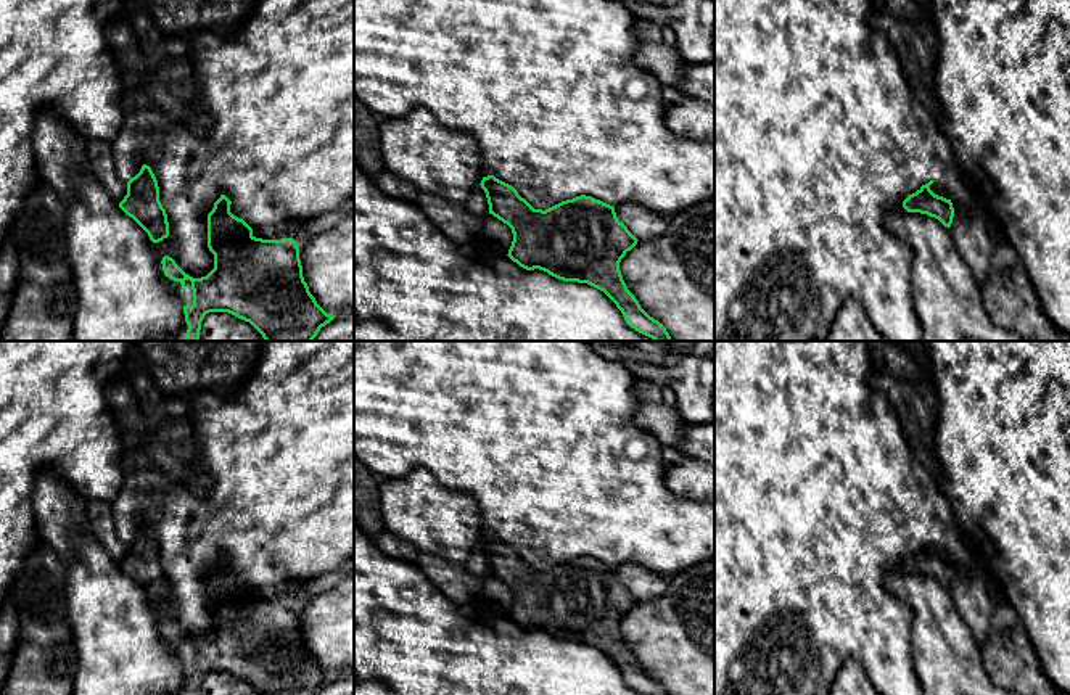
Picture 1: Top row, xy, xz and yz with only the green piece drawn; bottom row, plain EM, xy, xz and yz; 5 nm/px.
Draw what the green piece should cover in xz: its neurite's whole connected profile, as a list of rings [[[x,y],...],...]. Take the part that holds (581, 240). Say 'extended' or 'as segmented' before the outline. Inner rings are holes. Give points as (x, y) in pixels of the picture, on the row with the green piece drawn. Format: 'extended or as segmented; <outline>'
as segmented; [[[494,175],[483,177],[479,185],[489,214],[512,228],[507,256],[513,262],[563,282],[587,283],[616,304],[631,328],[653,341],[673,341],[623,280],[619,262],[639,240],[618,220],[613,206],[581,195],[542,211]]]

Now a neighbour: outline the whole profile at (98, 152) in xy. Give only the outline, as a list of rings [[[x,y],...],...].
[[[93,138],[85,142],[92,172],[117,204],[127,195],[127,182],[116,172],[111,143]]]

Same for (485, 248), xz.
[[[354,161],[354,341],[655,341],[631,328],[616,304],[600,290],[563,282],[544,270],[526,270],[513,262],[499,243],[479,236],[467,249],[454,245],[415,203],[385,195]]]

